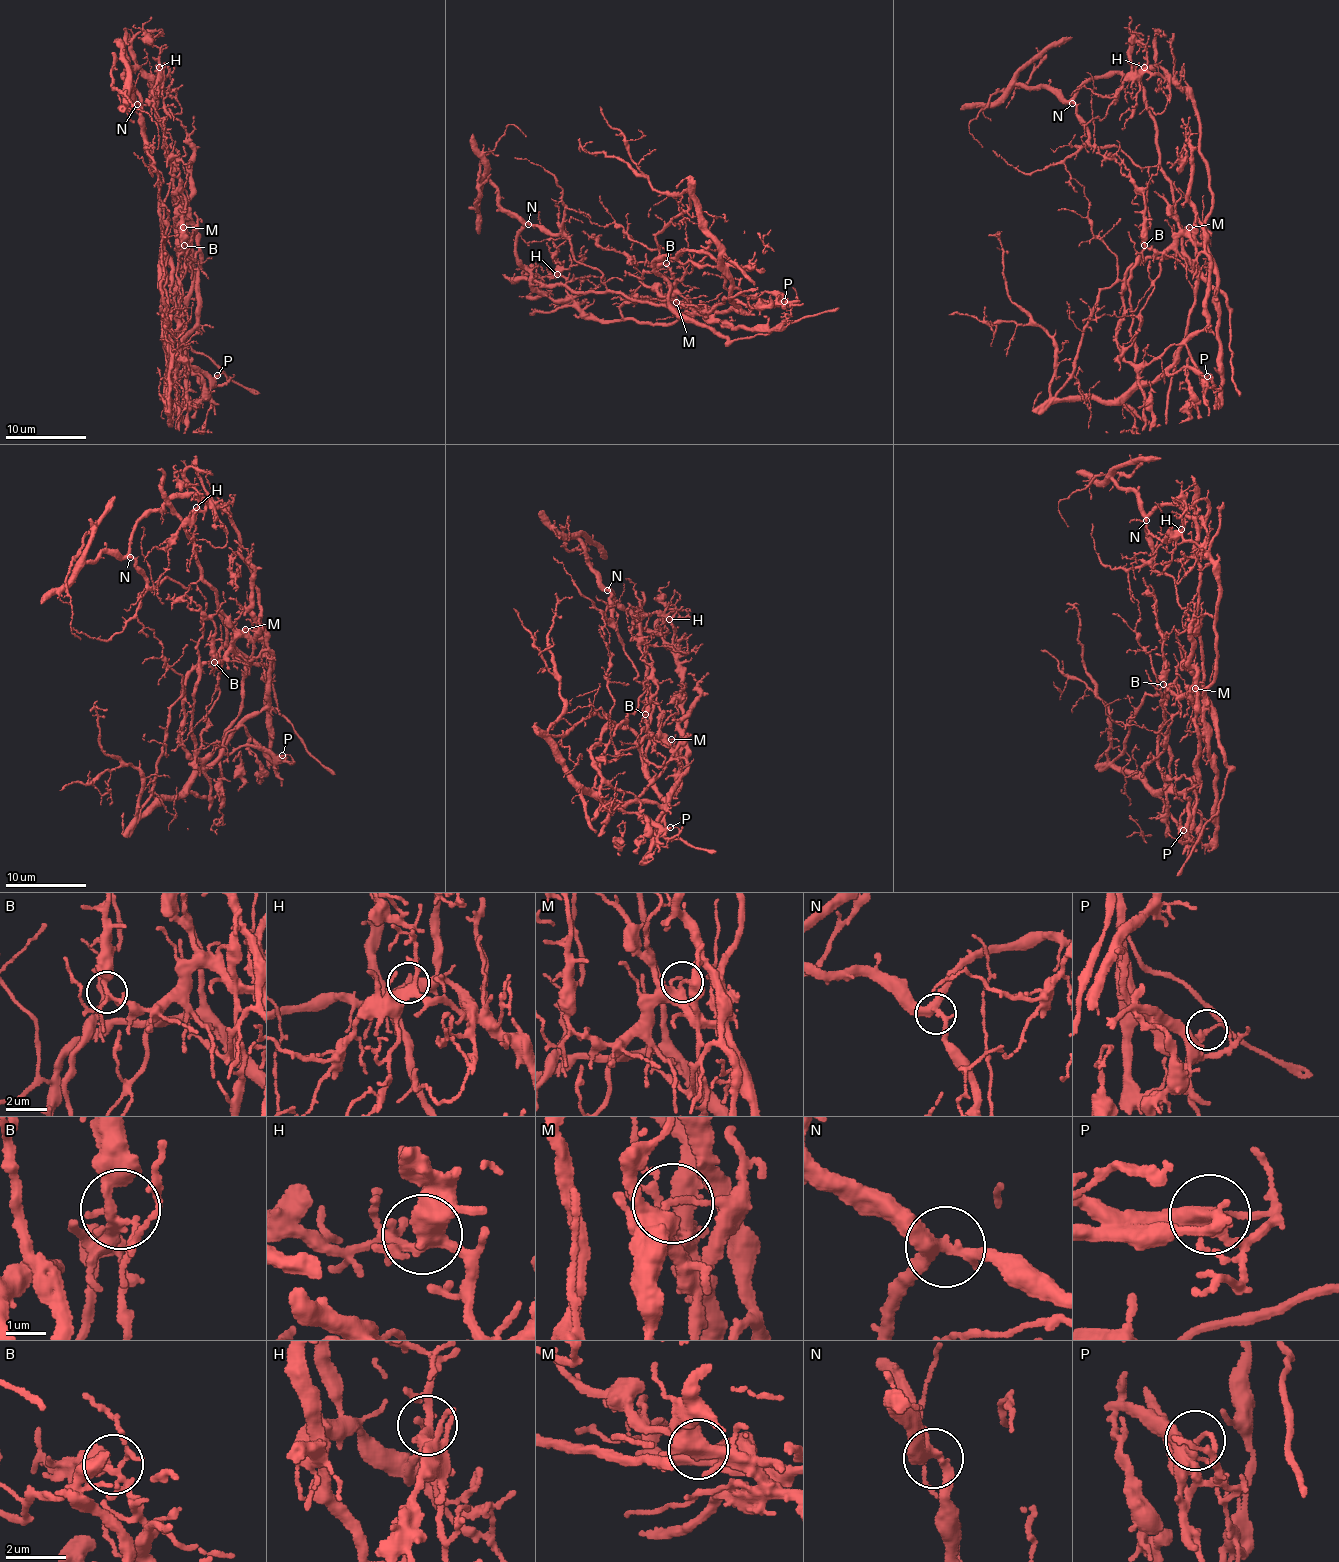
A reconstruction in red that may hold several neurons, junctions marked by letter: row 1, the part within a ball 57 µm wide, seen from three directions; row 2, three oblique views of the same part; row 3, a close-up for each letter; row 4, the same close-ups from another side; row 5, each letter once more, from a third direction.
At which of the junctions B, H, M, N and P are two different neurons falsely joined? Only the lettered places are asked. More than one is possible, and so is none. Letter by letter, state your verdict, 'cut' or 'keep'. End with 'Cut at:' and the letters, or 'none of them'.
B: keep
H: keep
M: cut
N: keep
P: cut
Cut at: M, P

